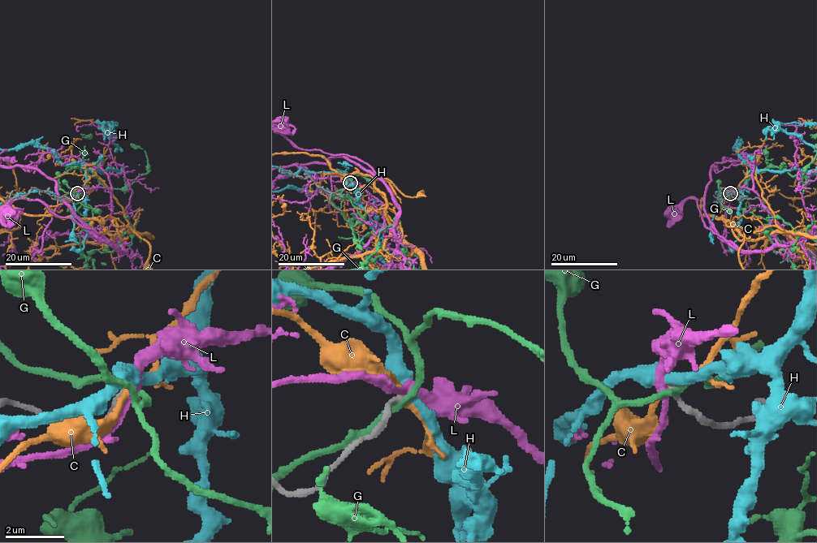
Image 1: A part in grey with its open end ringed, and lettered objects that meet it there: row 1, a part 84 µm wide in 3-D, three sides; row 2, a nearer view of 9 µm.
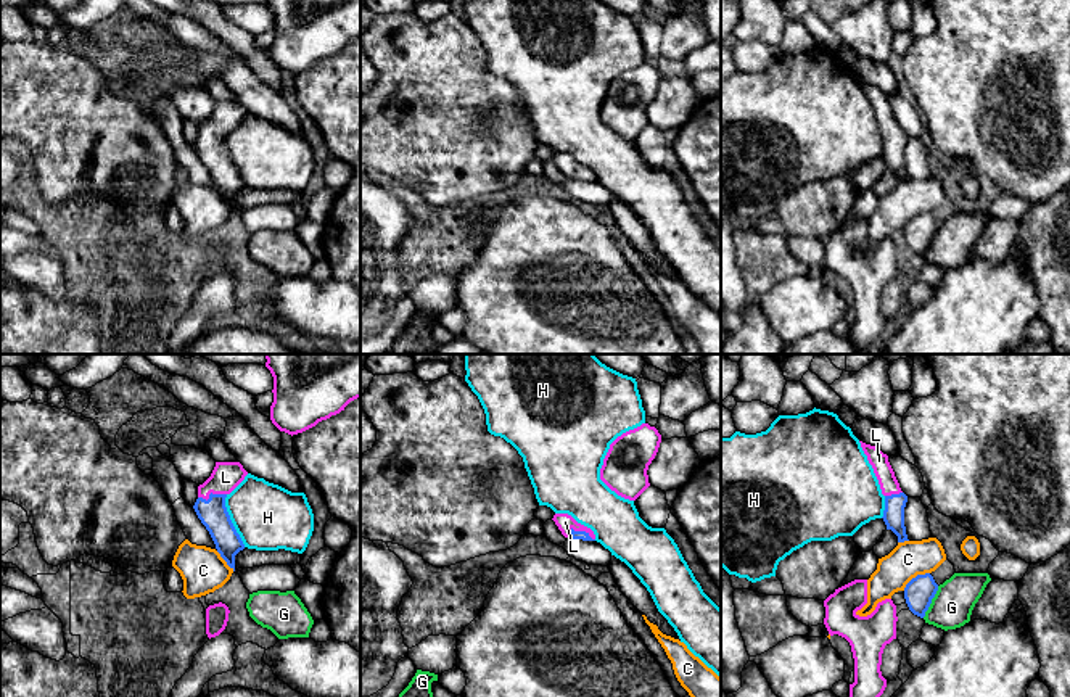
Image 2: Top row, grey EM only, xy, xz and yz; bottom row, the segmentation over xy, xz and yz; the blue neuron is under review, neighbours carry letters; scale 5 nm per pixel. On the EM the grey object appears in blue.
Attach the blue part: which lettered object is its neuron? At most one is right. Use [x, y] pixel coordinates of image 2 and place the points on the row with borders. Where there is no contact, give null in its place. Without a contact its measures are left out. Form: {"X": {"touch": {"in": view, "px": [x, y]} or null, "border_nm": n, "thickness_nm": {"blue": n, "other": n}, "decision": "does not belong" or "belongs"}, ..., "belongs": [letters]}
{"C": {"touch": {"in": "yz", "px": [916, 577]}, "border_nm": 160, "thickness_nm": {"blue": 150, "other": 180}, "decision": "does not belong"}, "G": {"touch": {"in": "yz", "px": [930, 602]}, "border_nm": 180, "thickness_nm": {"blue": 150, "other": 200}, "decision": "does not belong"}, "H": {"touch": {"in": "xy", "px": [230, 520]}, "border_nm": 280, "thickness_nm": {"blue": 140, "other": 340}, "decision": "does not belong"}, "L": {"touch": {"in": "xz", "px": [583, 532]}, "border_nm": 140, "thickness_nm": {"blue": 50, "other": 90}, "decision": "belongs"}, "belongs": ["L"]}

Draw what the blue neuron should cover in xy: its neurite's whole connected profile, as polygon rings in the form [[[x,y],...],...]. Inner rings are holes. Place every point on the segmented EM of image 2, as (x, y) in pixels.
[[[216,462],[211,476],[198,486],[193,505],[209,531],[217,552],[235,571],[235,555],[245,549],[225,507],[225,497],[245,480],[248,472],[240,462]]]

